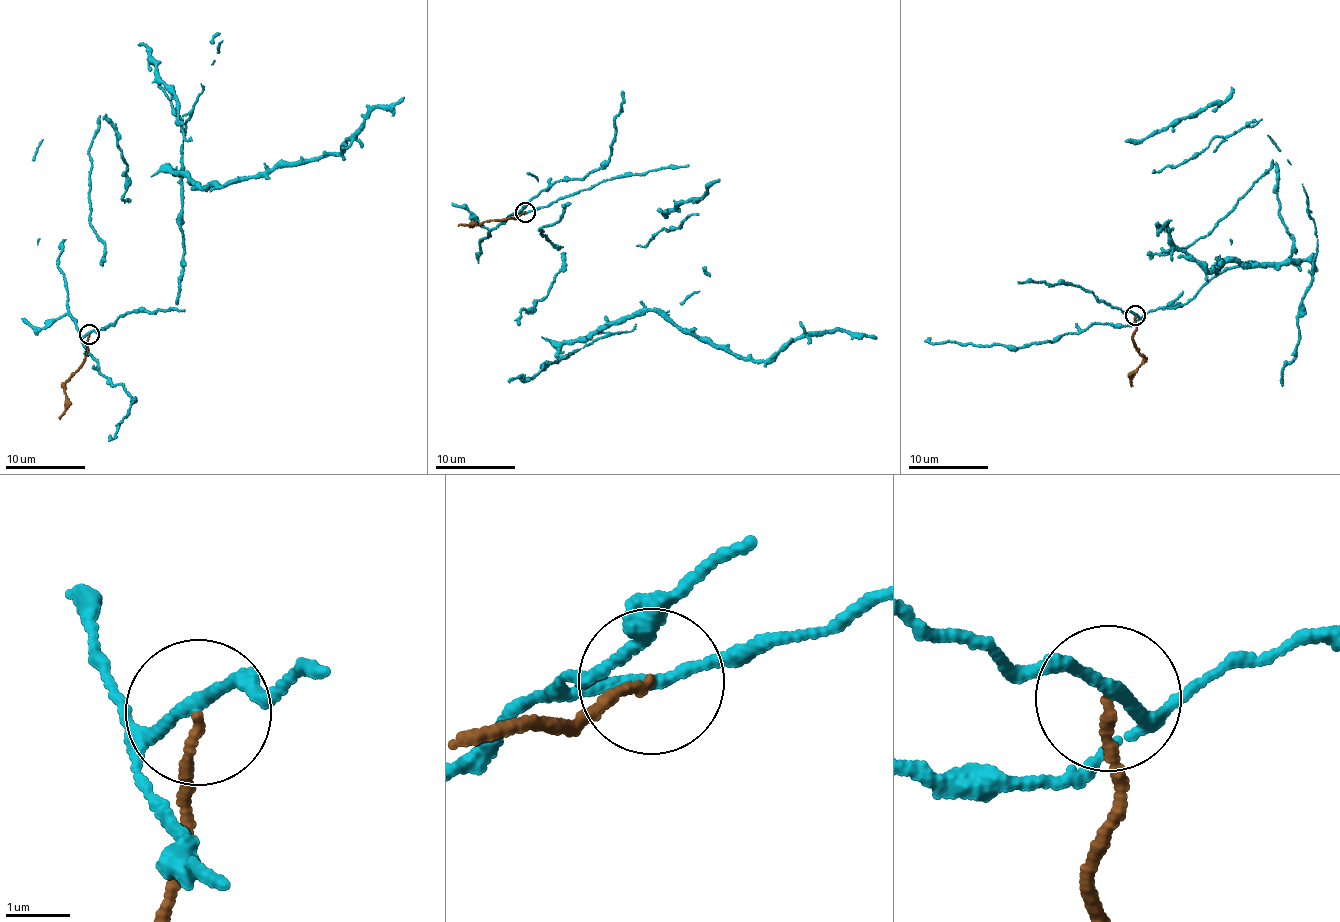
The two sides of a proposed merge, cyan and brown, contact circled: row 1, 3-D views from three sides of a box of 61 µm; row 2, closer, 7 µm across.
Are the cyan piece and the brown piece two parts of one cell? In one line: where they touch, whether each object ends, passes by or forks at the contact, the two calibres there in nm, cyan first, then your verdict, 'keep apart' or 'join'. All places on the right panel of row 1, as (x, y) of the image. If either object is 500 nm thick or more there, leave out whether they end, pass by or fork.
place (1135, 315); cyan passes by; brown ends; calibres 170 and 110 nm; keep apart

